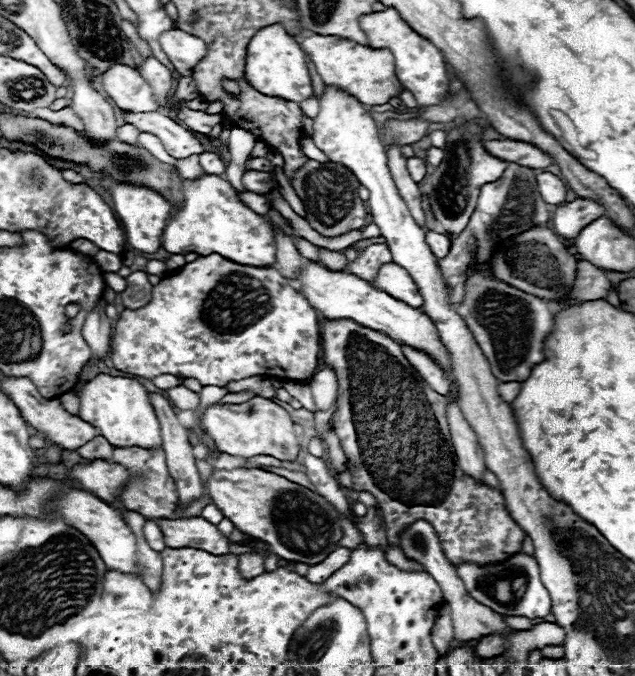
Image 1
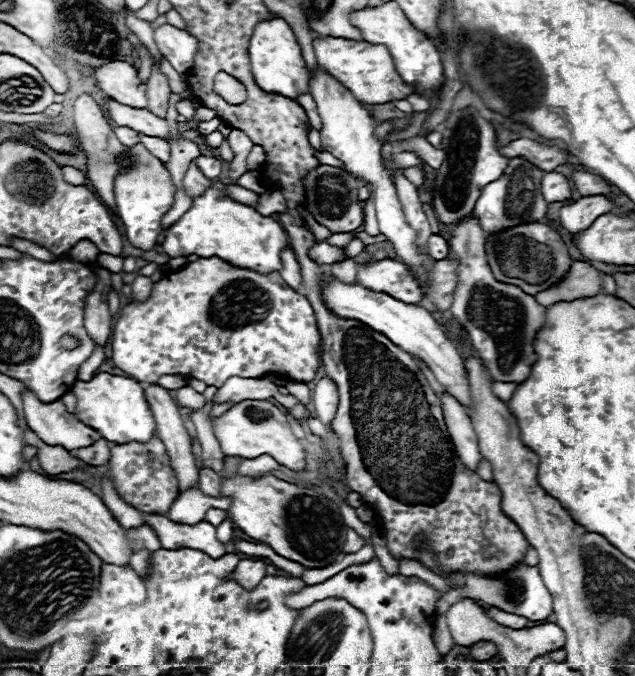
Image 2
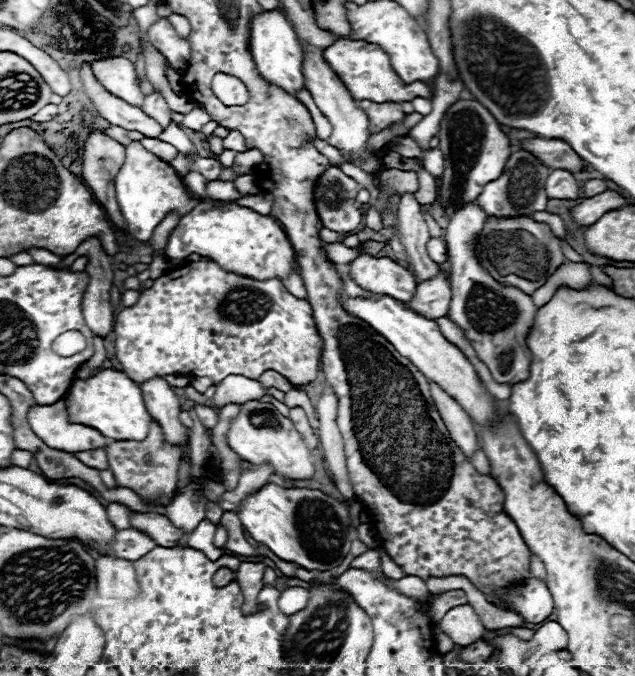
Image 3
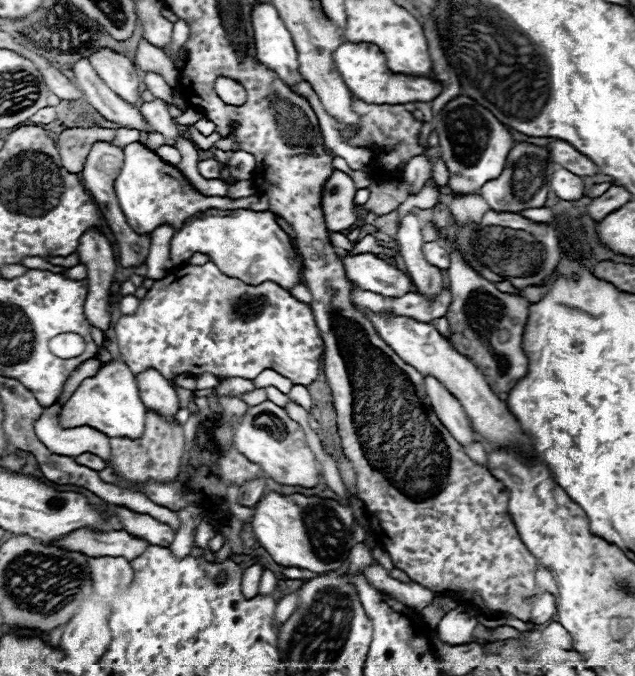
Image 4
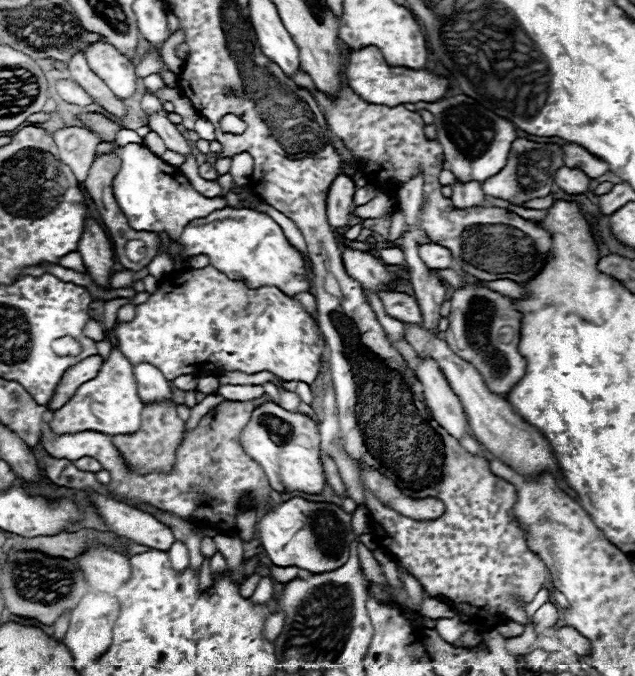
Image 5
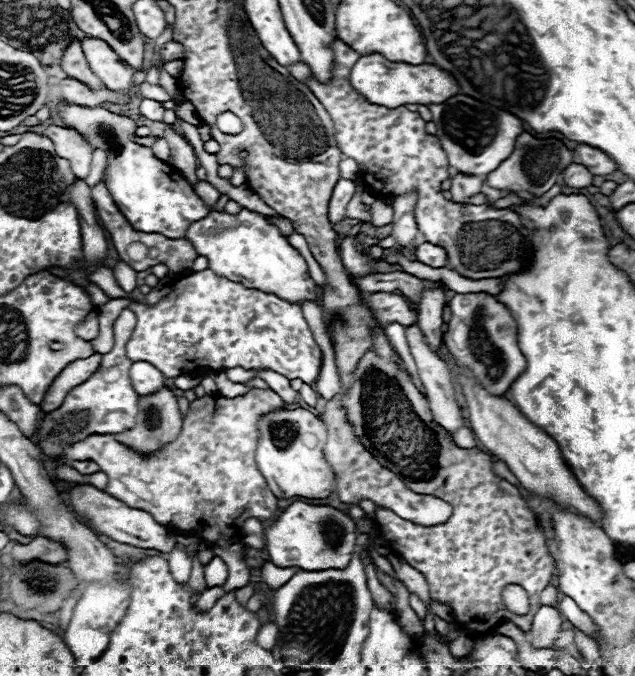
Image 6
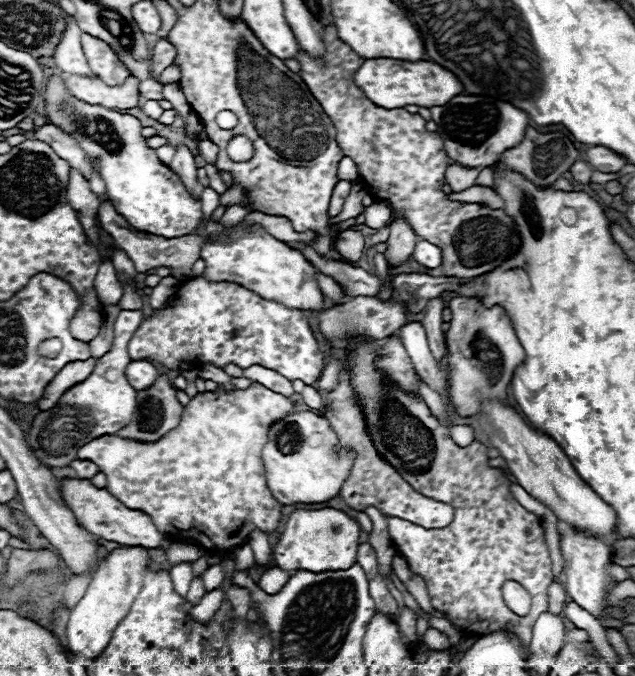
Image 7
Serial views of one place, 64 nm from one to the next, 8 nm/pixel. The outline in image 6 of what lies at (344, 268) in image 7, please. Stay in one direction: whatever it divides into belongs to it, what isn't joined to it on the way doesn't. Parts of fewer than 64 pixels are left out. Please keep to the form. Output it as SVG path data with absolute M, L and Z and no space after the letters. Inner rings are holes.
M390 272L390 274L376 274L376 276L368 276L368 278L354 278L350 274L352 282L358 284L360 292L376 292L376 290L384 290L384 292L400 292L404 294L414 306L420 302L420 290L432 284L444 286L442 282L430 282L430 280L420 280L412 274L406 272Z

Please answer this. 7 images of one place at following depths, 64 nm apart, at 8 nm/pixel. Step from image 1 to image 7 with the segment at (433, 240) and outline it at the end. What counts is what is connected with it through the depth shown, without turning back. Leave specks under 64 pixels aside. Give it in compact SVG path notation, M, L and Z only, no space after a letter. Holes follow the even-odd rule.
M426 240L416 242L412 256L420 266L426 266L426 268L438 268L442 264L442 250Z

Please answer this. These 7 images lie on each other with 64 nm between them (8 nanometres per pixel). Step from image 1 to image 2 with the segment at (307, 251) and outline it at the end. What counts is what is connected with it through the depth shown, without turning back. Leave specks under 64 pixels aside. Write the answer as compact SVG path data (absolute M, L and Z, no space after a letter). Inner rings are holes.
M314 244L310 250L308 250L308 256L316 262L316 264L332 264L340 258L346 258L344 250L338 250L334 246L328 246L328 244Z

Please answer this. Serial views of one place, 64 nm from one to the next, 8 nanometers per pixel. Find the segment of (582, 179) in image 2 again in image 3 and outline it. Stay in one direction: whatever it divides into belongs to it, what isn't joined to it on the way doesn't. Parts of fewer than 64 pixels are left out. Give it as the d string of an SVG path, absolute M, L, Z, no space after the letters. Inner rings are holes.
M598 178L586 180L584 186L582 186L582 190L584 190L584 196L586 196L586 198L596 196L596 194L600 194L600 192L606 192L606 180L598 180Z

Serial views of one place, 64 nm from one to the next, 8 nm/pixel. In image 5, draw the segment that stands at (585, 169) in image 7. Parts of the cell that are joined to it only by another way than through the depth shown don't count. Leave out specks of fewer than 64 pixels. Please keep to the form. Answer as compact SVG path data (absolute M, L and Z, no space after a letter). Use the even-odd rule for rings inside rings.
M560 168L554 178L556 186L566 192L566 194L584 194L588 190L590 178L580 172L580 170L570 170L570 168Z

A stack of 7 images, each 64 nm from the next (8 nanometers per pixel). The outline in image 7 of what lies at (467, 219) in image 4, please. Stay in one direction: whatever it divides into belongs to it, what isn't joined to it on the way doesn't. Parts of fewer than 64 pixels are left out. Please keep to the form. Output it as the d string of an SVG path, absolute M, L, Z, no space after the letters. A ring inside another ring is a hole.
M452 162L446 170L446 182L450 184L452 192L464 192L464 190L468 190L470 186L476 184L478 174L480 174L480 170L468 170L468 168L456 166Z

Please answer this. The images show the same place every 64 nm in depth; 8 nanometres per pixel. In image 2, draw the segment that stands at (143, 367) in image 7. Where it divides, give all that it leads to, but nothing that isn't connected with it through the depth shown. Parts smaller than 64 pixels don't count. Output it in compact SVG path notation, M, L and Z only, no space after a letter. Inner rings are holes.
M152 384L144 390L146 394L146 400L150 404L150 410L156 418L156 426L158 426L158 438L164 442L166 446L166 454L170 456L170 466L172 470L176 472L176 480L178 480L178 490L184 492L184 490L190 490L190 488L198 488L198 468L196 468L196 460L194 460L194 454L192 454L192 440L184 428L184 422L180 418L180 412L178 412L178 404L174 402L174 398L170 396L168 390L160 388L158 384Z

